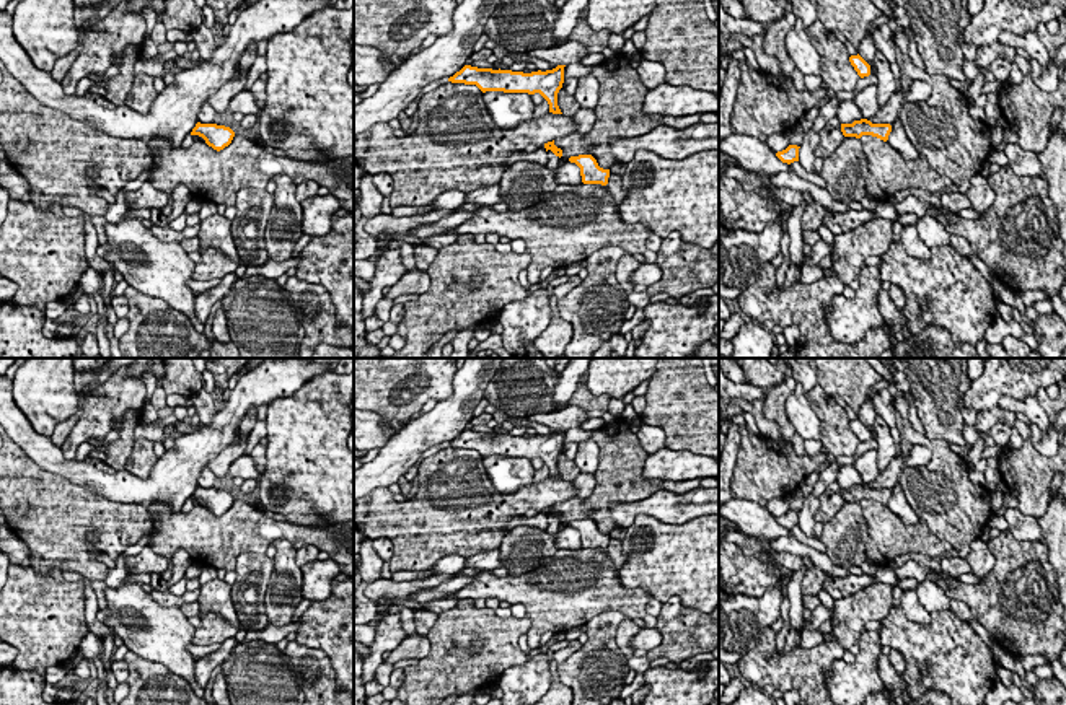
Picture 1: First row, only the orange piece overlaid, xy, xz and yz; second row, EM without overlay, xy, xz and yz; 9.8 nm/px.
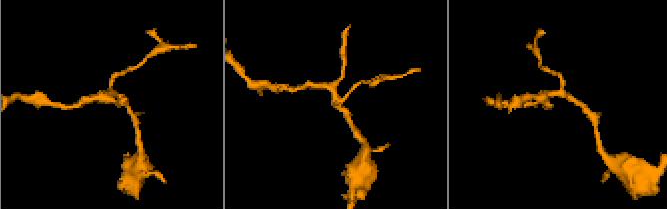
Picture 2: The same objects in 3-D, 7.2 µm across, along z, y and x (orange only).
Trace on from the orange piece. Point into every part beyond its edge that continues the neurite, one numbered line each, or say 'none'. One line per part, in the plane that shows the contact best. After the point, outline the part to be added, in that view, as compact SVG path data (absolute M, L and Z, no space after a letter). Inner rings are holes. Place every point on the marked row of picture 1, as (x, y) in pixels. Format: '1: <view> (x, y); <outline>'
none

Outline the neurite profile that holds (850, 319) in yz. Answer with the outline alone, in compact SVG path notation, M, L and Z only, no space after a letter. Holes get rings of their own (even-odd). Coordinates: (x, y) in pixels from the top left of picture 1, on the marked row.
M864 265L859 274L859 288L852 298L835 295L826 322L831 337L841 344L861 342L872 327L885 327L879 309L879 290L882 288L879 265Z

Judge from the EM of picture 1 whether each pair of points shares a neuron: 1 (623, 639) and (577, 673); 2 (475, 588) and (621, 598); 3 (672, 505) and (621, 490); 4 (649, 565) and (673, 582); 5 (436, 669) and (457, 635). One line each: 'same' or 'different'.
1: different
2: same
3: different
4: same
5: same

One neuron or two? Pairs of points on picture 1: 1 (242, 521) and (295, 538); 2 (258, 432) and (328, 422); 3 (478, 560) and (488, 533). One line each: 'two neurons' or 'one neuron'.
1: one neuron
2: two neurons
3: two neurons

